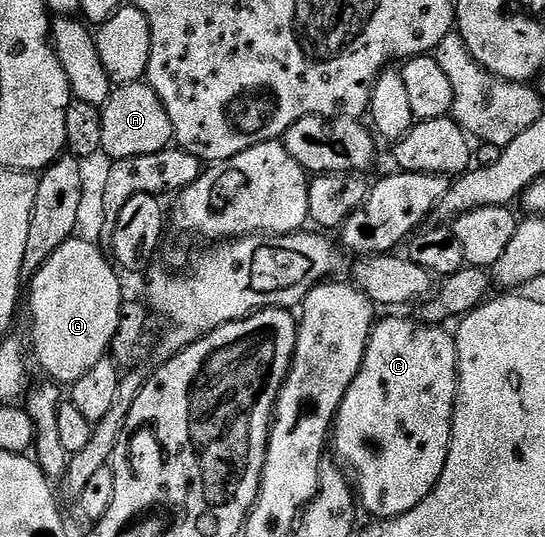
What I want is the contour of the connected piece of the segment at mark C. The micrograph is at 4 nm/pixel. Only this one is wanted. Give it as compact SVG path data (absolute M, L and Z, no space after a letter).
M384 319L381 323L379 320L373 326L372 336L368 339L368 348L364 354L360 372L354 377L350 389L346 389L344 400L341 401L336 414L334 430L330 435L331 446L333 448L336 446L337 457L335 456L335 458L354 476L354 483L358 488L358 499L363 510L365 507L377 520L396 519L402 513L410 513L410 509L414 509L414 505L421 503L434 490L436 483L442 477L442 469L446 465L446 457L452 444L452 408L456 406L456 380L458 378L456 374L456 341L449 332L448 335L444 332L443 326L413 319Z

